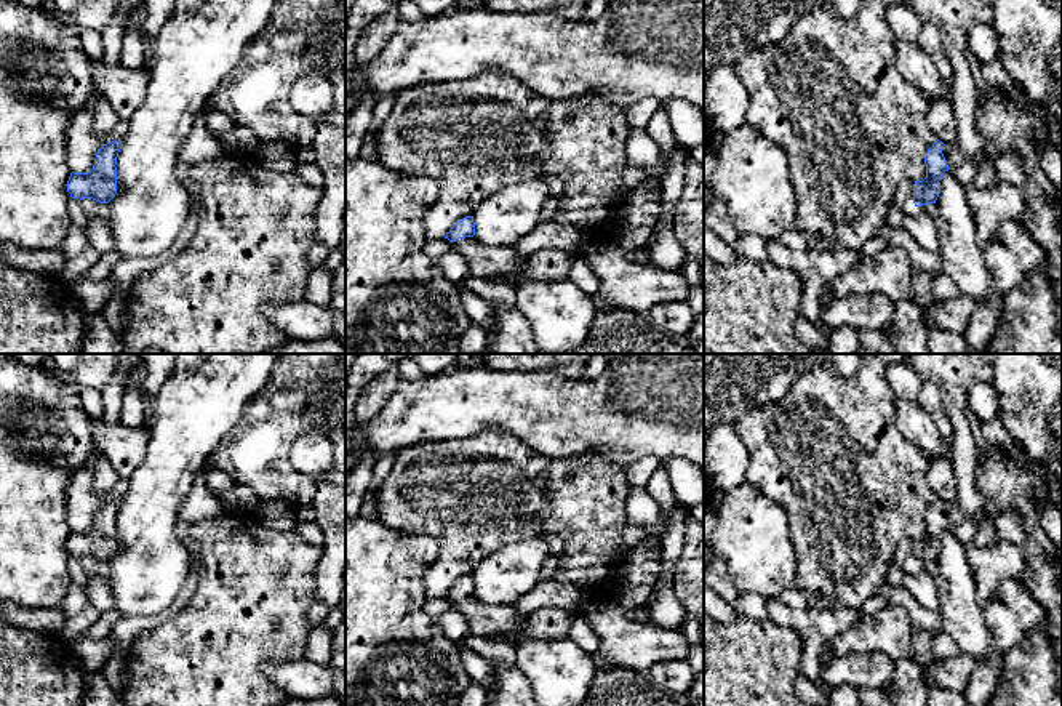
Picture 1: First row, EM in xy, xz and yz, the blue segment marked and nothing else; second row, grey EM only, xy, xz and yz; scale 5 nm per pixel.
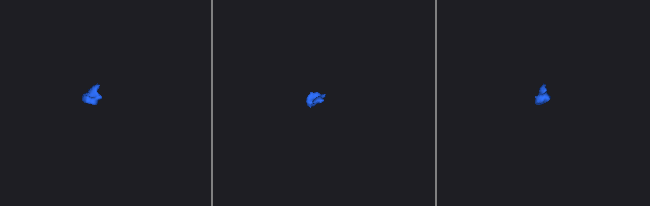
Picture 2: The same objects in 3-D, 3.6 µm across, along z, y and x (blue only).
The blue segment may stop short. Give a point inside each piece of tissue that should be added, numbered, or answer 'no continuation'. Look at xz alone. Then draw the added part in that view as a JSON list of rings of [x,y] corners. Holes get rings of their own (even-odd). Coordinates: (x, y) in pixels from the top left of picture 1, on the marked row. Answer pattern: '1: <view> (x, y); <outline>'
1: xz (503, 263); [[[475,237],[451,242],[451,250],[465,258],[470,275],[494,277],[507,283],[515,282],[528,259],[517,255],[512,247],[486,247]]]

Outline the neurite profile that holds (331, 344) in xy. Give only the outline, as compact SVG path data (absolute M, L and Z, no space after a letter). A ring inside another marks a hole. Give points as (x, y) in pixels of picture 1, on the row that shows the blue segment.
M336 336L318 341L289 339L269 354L345 354L345 346Z

